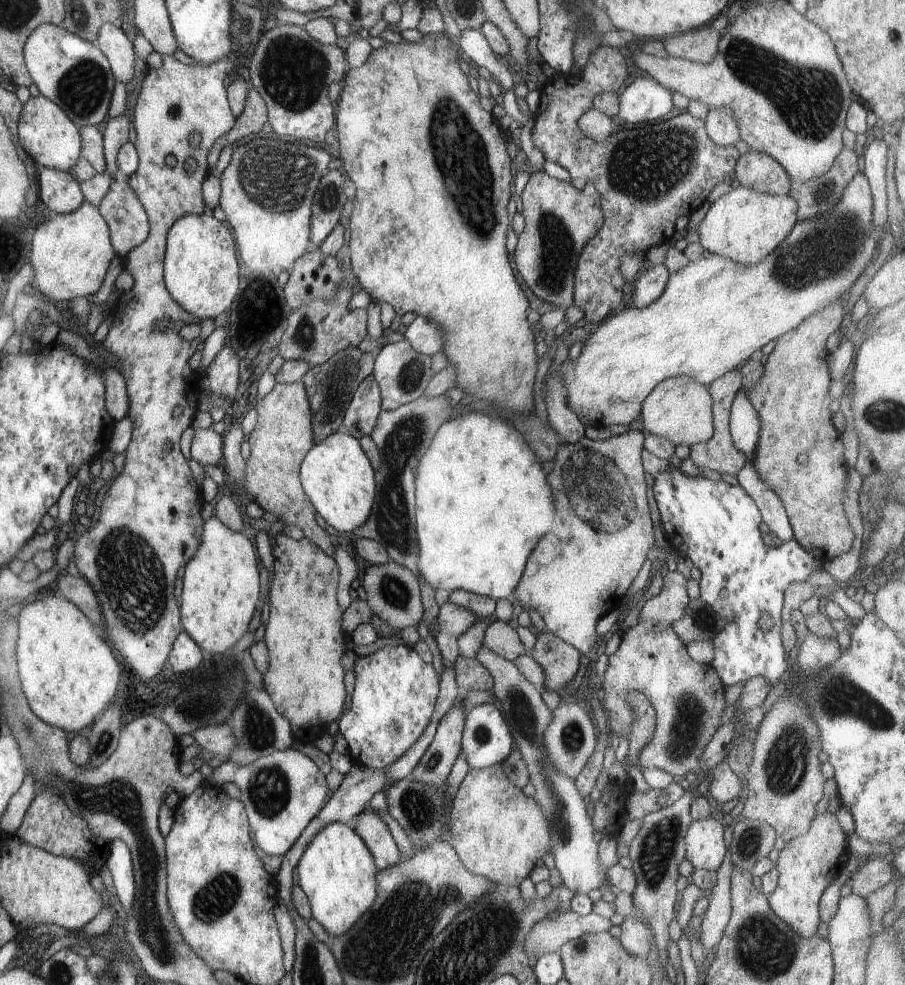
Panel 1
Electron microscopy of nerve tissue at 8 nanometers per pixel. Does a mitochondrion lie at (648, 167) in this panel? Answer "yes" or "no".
yes

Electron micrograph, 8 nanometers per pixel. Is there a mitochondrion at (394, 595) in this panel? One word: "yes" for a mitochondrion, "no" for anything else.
yes

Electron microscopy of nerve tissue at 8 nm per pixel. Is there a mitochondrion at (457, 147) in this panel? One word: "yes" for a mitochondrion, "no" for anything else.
yes

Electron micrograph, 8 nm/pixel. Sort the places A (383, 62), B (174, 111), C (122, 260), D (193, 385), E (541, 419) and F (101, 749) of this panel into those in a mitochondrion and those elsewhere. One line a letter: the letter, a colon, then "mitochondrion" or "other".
A: other
B: other
C: other
D: other
E: other
F: mitochondrion

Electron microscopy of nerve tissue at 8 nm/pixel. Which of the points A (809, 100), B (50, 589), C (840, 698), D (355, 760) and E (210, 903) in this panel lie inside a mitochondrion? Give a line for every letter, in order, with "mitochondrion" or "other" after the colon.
A: mitochondrion
B: other
C: mitochondrion
D: other
E: mitochondrion

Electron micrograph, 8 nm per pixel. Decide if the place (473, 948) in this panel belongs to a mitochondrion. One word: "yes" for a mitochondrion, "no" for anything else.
yes

